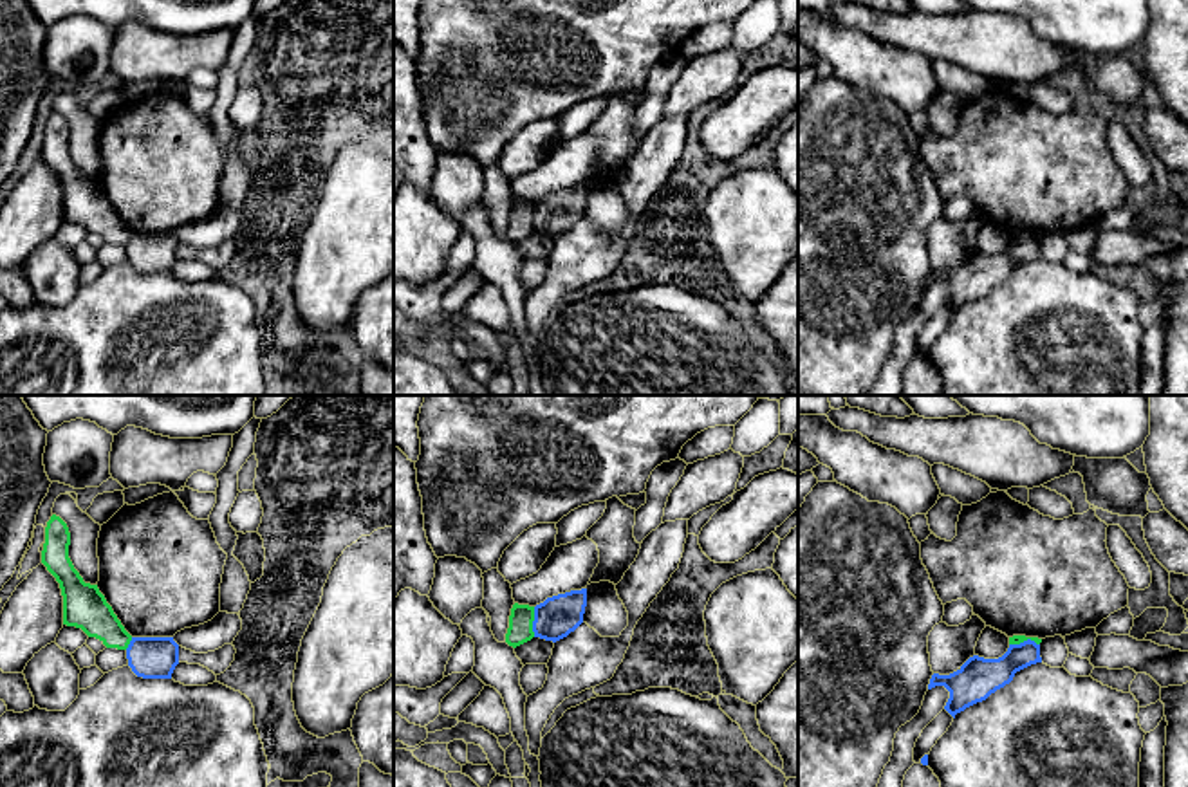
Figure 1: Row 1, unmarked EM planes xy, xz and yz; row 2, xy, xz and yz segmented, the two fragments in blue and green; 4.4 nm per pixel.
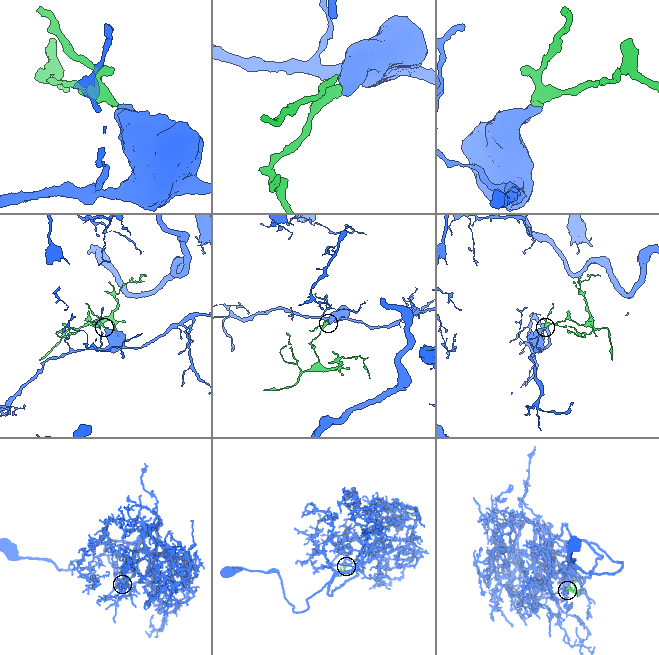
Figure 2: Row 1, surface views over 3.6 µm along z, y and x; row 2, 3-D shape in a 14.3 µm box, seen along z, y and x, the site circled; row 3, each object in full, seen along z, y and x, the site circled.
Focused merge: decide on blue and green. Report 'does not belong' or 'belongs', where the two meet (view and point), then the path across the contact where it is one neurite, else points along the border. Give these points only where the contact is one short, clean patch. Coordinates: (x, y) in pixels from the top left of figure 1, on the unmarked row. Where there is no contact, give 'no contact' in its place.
does not belong | xz (533, 217) | along xz (535, 203), (533, 231)

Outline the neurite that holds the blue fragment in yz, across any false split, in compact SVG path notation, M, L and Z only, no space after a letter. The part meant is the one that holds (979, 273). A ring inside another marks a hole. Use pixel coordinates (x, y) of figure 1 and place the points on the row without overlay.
M1027 235L1020 240L1009 240L998 255L973 251L950 271L933 269L928 285L944 282L950 287L944 305L955 314L957 309L1009 280L1016 267L1036 258L1042 258L1040 240Z

